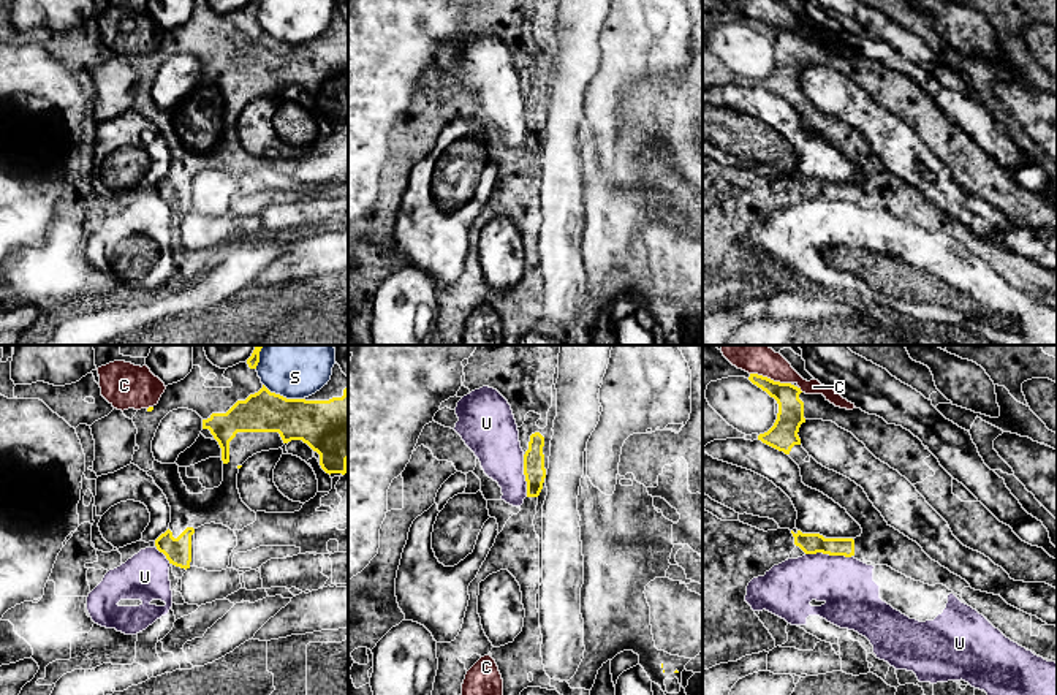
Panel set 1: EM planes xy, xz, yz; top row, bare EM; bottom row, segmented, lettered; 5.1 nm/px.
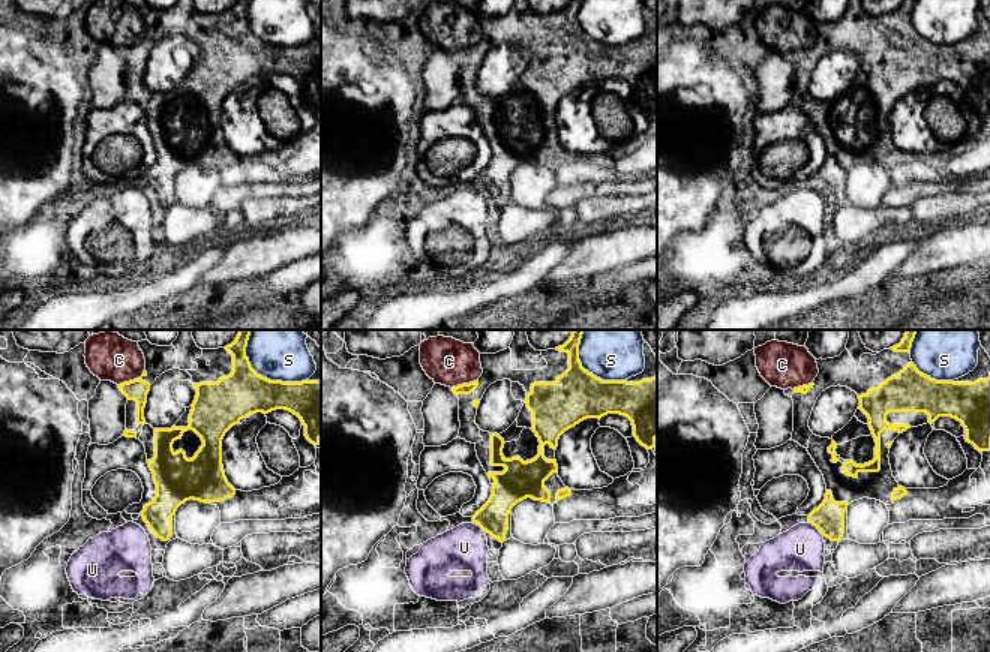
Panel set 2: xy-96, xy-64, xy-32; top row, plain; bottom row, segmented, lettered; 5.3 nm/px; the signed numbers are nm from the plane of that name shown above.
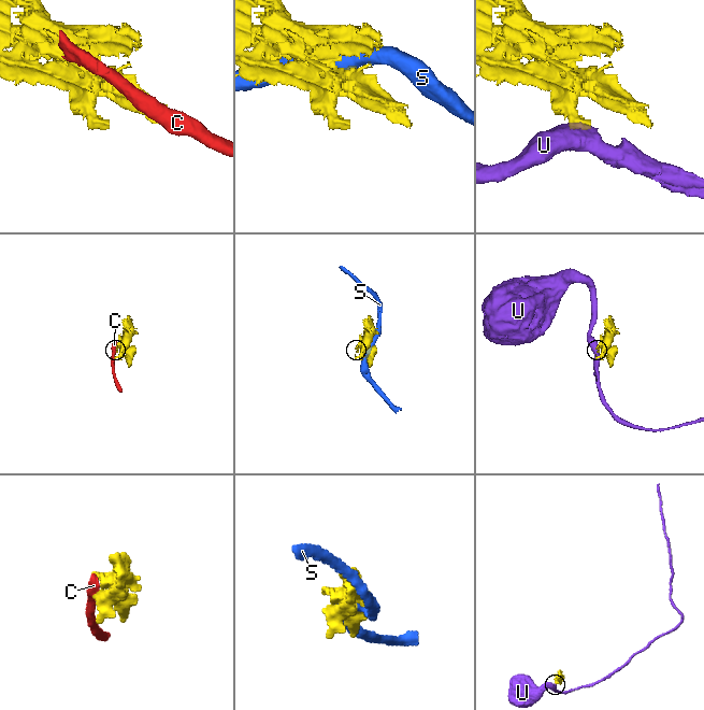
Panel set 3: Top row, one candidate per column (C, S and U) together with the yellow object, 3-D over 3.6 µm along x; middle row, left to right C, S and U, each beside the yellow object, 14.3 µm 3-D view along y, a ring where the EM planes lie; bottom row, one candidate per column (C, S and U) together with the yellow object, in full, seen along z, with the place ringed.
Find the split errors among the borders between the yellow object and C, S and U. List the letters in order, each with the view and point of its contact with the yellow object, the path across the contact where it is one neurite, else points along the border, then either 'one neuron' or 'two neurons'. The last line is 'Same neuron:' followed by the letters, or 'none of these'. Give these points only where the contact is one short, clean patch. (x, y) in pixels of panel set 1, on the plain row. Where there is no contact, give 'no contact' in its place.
C: yz (769, 24) | two neurons
S: xy (282, 41) | two neurons
U: yz (828, 198) | along yz (806, 198), (844, 200), (850, 203) | two neurons
Same neuron: none of these

